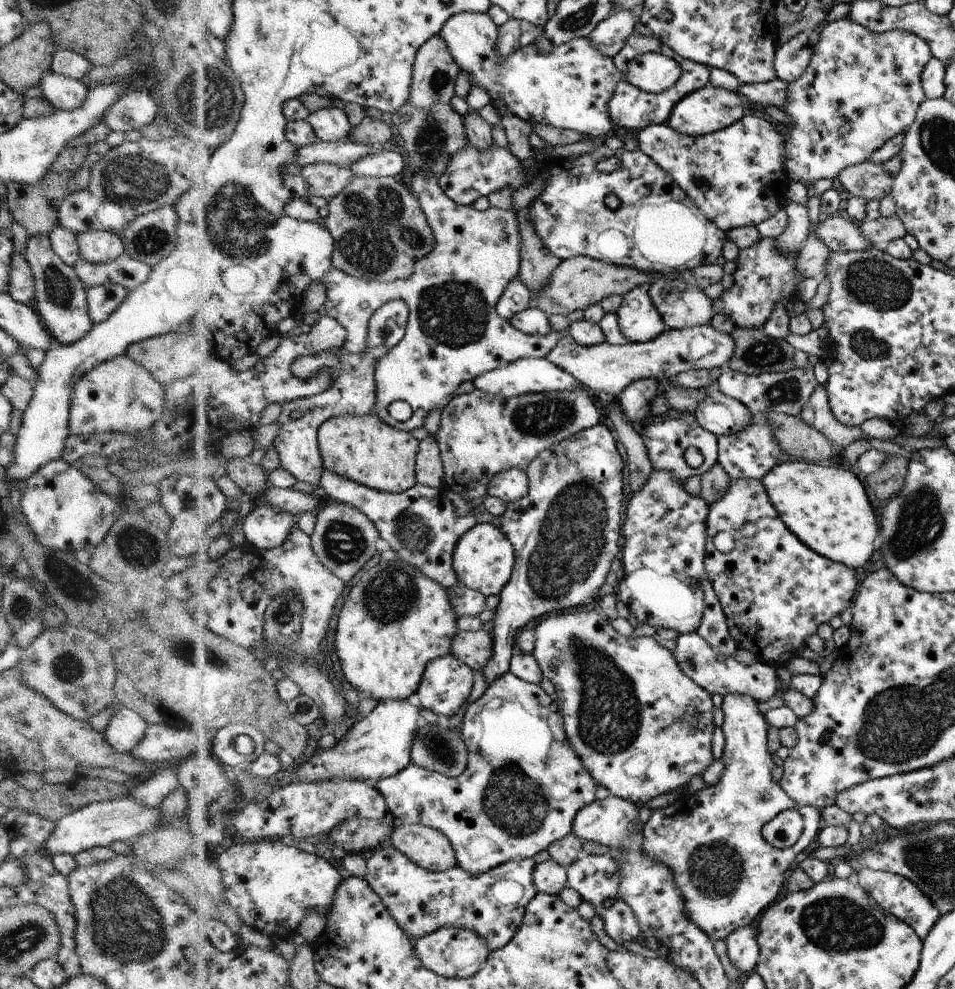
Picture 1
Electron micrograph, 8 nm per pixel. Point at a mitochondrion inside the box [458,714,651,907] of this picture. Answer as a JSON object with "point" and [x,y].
{"point":[517,805]}

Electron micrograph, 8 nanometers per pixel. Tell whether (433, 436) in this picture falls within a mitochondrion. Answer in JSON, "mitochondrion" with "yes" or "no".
{"mitochondrion":"no"}

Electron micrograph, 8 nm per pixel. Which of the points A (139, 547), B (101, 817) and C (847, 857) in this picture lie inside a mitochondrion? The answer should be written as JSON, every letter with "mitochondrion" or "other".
{"A":"mitochondrion","B":"mitochondrion","C":"other"}

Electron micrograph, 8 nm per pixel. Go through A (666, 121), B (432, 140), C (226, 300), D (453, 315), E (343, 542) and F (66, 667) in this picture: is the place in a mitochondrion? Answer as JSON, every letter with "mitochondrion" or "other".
{"A":"other","B":"mitochondrion","C":"other","D":"mitochondrion","E":"mitochondrion","F":"mitochondrion"}

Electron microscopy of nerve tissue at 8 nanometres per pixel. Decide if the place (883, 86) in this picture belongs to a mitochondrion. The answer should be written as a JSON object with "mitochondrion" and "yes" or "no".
{"mitochondrion":"no"}

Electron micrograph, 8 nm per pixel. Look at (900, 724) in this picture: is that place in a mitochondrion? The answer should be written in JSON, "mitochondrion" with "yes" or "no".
{"mitochondrion":"yes"}

